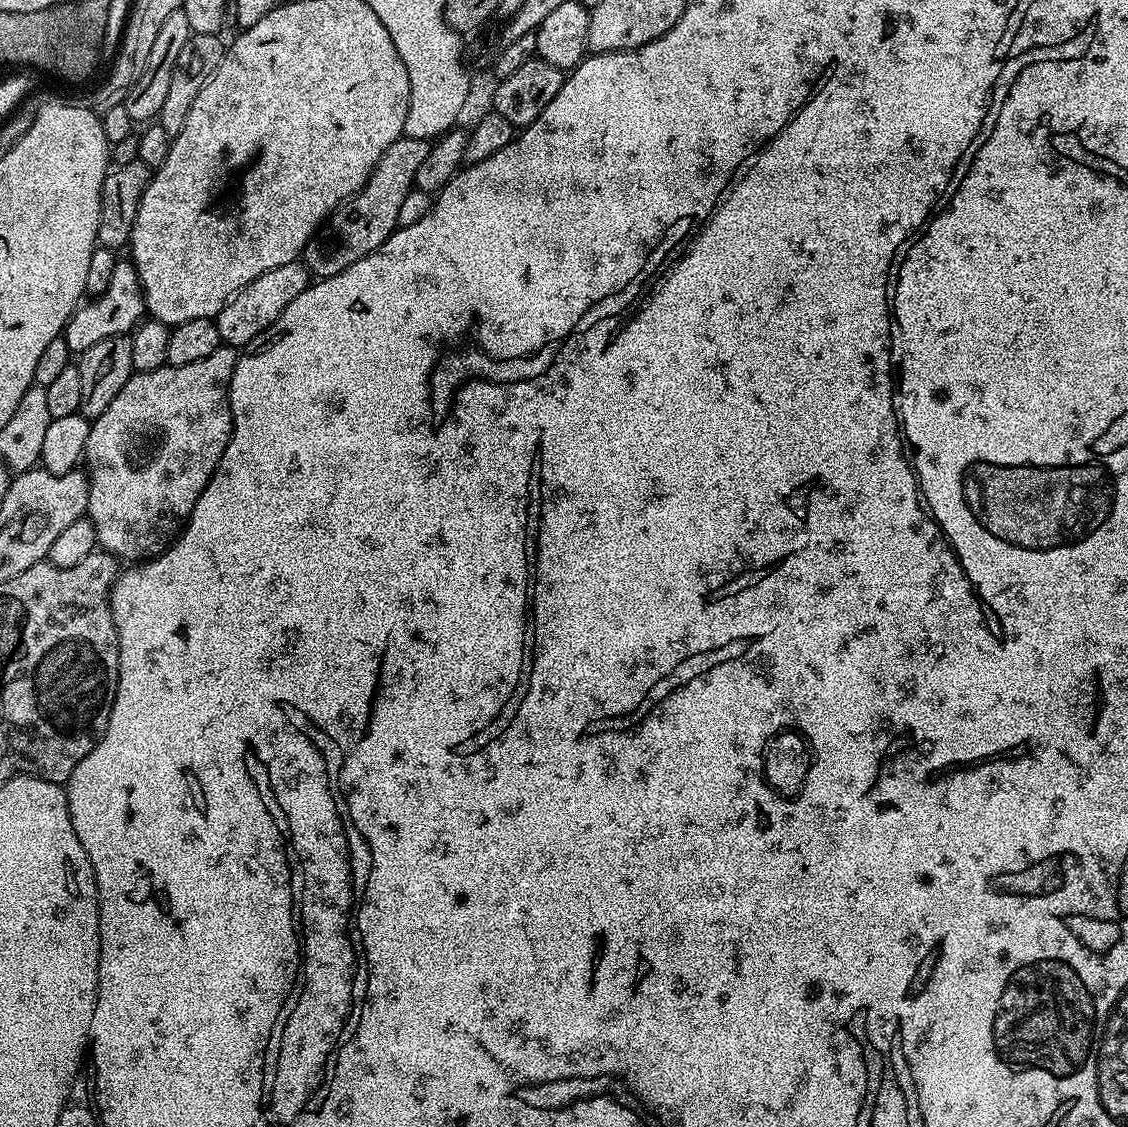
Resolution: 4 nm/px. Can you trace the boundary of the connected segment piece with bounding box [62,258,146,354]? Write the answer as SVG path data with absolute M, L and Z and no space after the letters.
M120 258L117 259L114 274L110 277L110 286L106 286L104 293L77 307L64 327L62 335L68 349L74 354L79 354L90 350L94 342L102 342L102 338L131 333L141 323L145 312L144 291L136 267L132 265L131 259Z

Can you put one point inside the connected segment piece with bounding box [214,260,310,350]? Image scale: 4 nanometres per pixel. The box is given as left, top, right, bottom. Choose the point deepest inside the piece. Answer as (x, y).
(250, 312)

